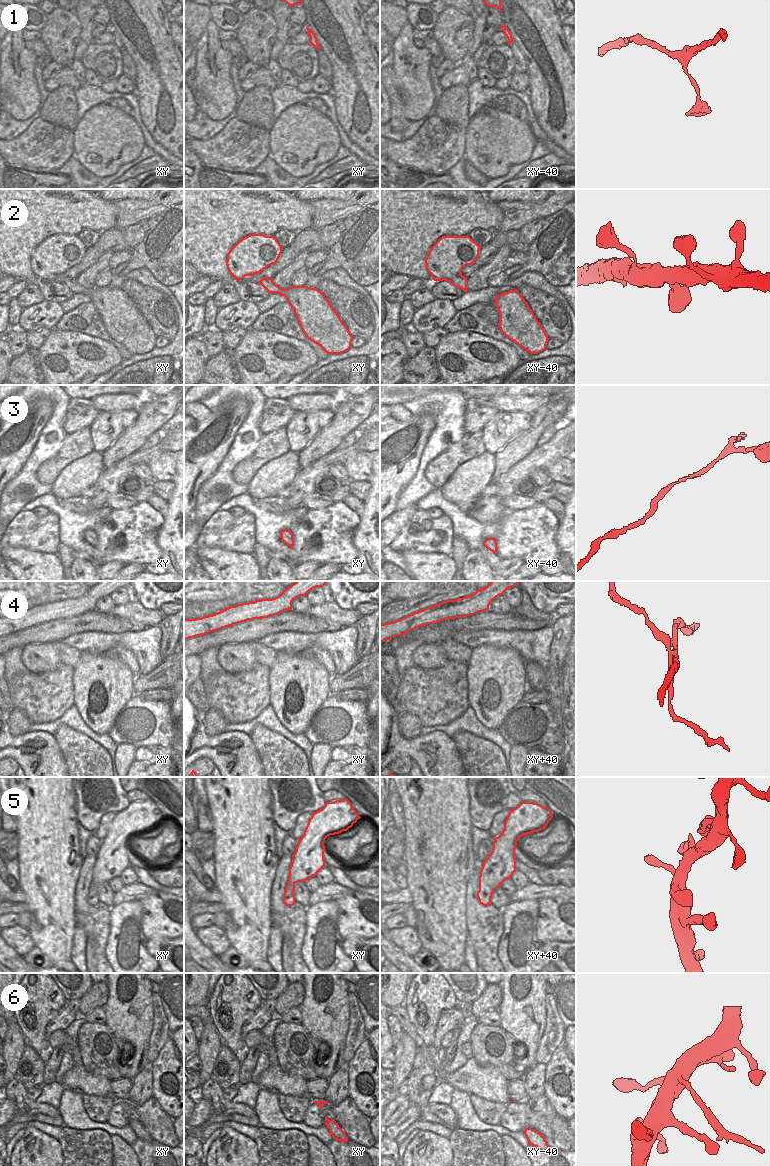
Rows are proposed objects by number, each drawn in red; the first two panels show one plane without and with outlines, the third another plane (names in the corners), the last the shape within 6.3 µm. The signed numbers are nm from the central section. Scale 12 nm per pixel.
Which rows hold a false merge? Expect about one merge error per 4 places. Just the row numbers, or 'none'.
4, 6.

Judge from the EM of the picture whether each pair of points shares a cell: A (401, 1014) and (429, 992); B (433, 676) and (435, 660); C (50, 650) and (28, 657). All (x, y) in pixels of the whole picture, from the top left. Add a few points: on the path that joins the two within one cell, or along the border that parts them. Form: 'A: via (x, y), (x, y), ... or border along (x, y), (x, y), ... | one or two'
A: border along (402, 1005), (416, 1031) | two
B: border along (449, 660), (439, 667), (419, 667), (414, 665) | two
C: via (45, 653), (35, 653), (33, 655) | one

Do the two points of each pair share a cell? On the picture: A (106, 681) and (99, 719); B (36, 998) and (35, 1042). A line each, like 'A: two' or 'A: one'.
A: one
B: one

